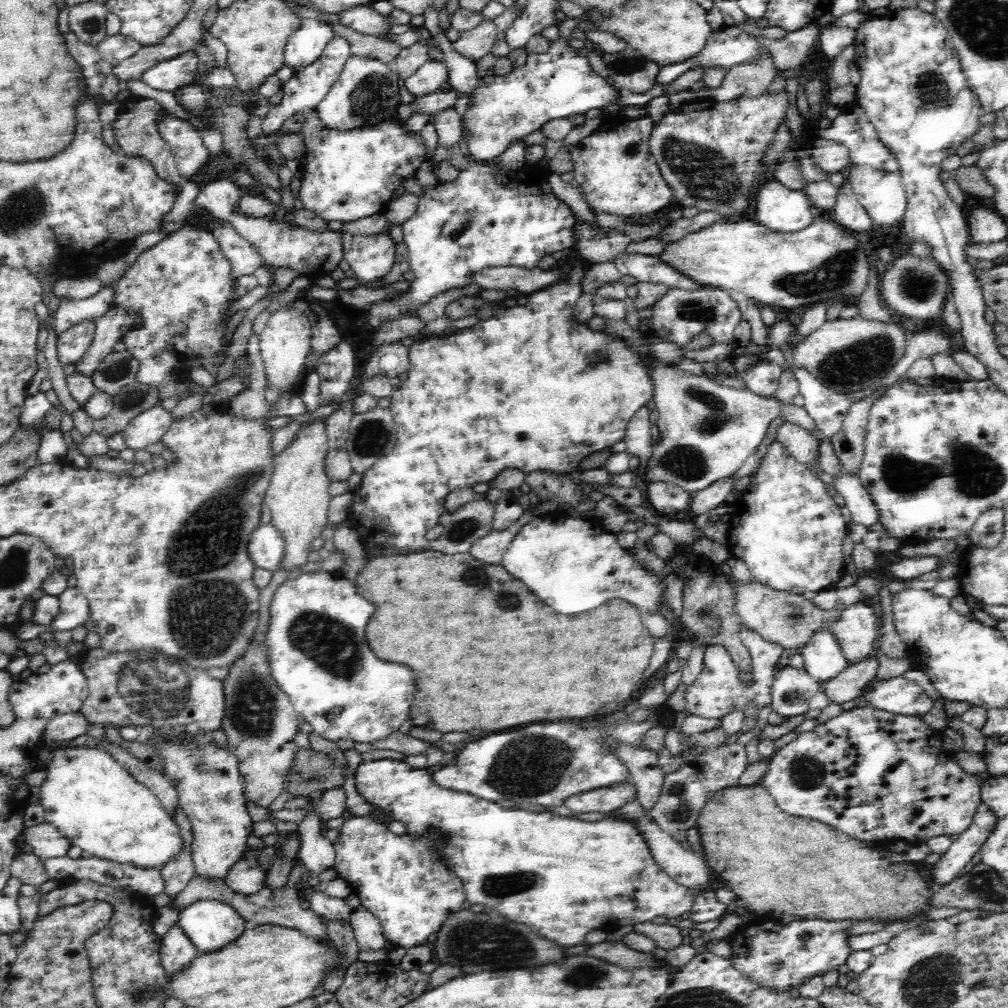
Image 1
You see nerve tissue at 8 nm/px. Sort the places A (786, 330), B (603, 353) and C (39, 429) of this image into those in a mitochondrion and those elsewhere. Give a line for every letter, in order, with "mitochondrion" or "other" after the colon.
A: other
B: mitochondrion
C: other

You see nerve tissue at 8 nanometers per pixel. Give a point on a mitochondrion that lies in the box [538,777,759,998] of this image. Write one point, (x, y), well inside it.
(583, 975)

